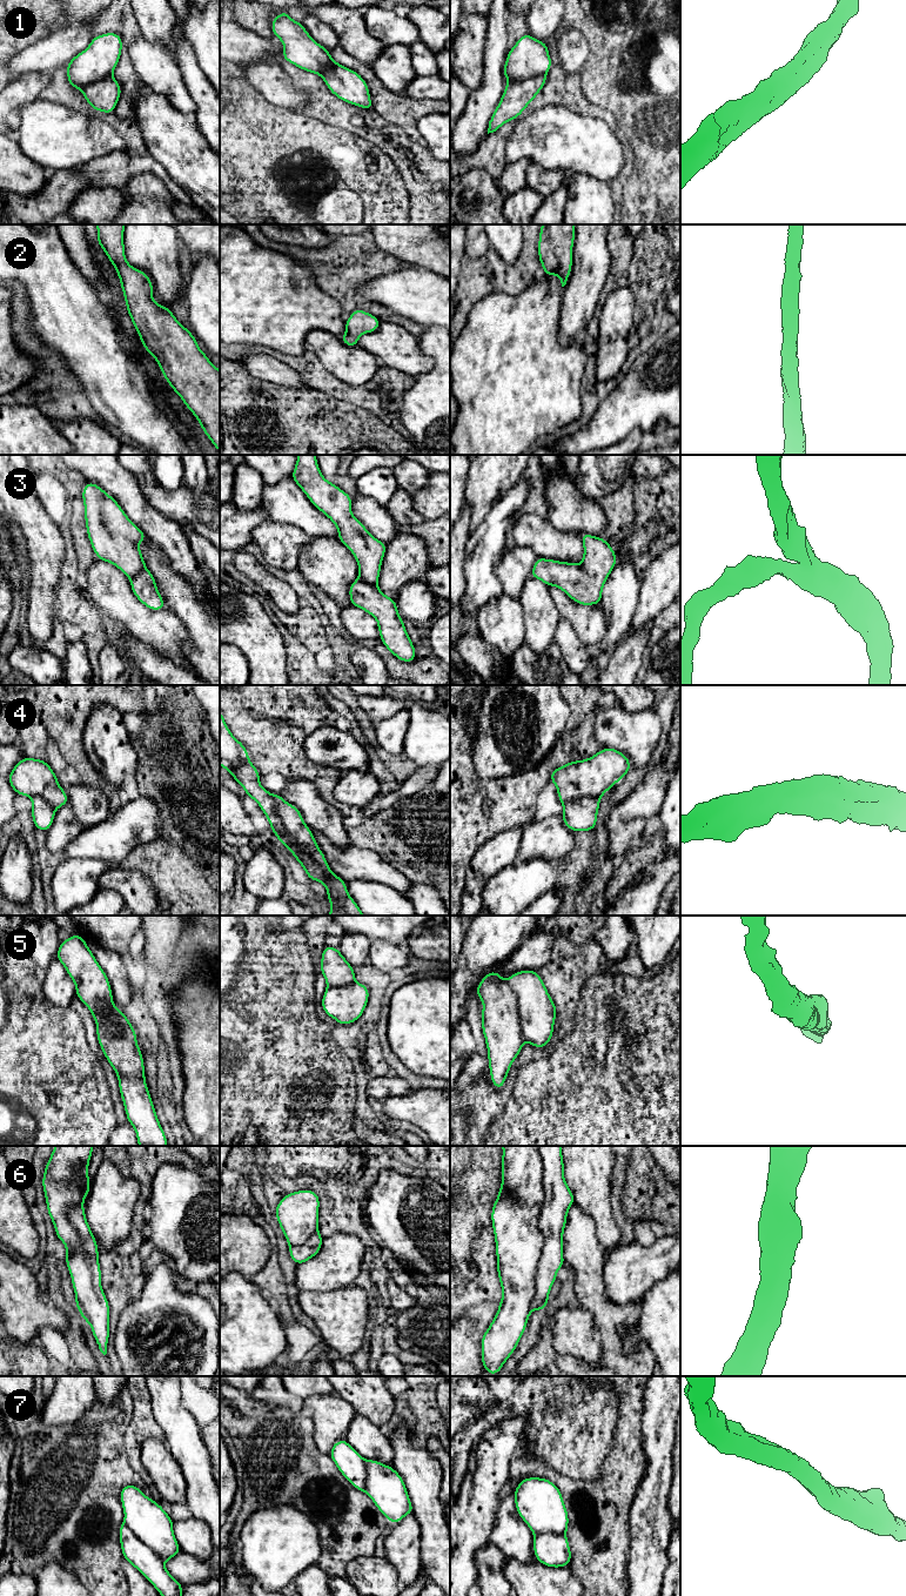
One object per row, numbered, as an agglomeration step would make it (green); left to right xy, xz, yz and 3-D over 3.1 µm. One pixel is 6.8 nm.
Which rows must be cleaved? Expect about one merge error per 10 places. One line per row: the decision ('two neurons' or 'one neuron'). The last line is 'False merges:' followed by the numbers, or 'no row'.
1: one neuron
2: one neuron
3: one neuron
4: one neuron
5: one neuron
6: one neuron
7: one neuron
False merges: no row

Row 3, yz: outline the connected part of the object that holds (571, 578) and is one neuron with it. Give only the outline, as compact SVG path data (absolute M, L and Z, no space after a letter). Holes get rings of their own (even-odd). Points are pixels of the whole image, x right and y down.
M583 532L584 555L579 565L537 557L531 578L548 586L557 586L579 605L597 605L602 602L603 586L617 564L617 556L603 537Z

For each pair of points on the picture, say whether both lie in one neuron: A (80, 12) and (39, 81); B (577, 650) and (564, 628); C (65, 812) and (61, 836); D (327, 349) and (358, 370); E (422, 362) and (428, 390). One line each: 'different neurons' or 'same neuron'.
A: different neurons
B: same neuron
C: same neuron
D: same neuron
E: different neurons

